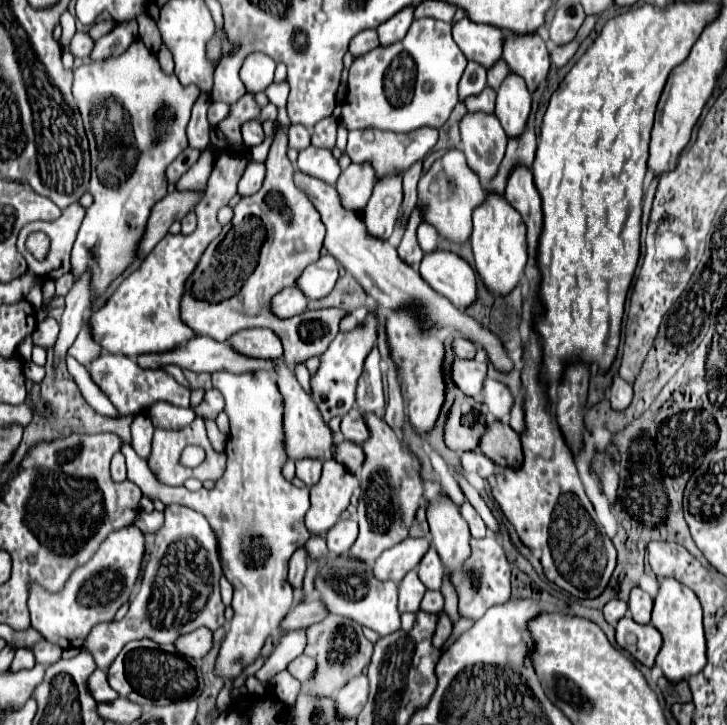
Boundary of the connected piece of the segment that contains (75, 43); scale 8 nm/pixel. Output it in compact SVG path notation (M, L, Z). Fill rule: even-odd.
M83 30L83 32L77 32L77 34L75 34L75 38L71 40L69 50L71 50L73 56L83 58L83 60L89 60L93 46L95 46L95 40L89 38L89 32L87 32L87 30Z

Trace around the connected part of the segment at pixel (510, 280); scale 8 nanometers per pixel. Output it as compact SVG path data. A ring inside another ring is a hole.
M487 192L485 202L473 210L473 232L471 232L471 246L475 256L475 270L483 278L485 286L493 294L509 294L517 282L519 274L525 268L529 258L527 252L527 226L521 220L521 214L505 202L505 196L499 192Z

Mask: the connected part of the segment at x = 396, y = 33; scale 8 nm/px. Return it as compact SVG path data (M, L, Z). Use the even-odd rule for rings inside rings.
M407 6L405 10L399 10L393 18L389 18L387 22L383 22L377 28L381 44L393 44L393 42L401 40L407 34L411 22L413 22L413 6Z

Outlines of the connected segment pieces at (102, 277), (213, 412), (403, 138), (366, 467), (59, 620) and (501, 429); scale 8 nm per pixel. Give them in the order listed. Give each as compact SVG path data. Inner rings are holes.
M135 40L127 52L119 58L109 58L105 62L89 62L75 70L73 96L83 116L85 132L91 146L91 186L95 202L87 208L87 216L77 234L71 272L77 278L93 266L93 298L99 298L115 278L119 278L135 260L139 252L139 242L145 234L145 226L151 208L167 194L167 166L189 146L187 142L187 122L191 116L191 106L199 96L197 86L181 86L175 76L161 70L157 56L153 56L141 40Z
M215 388L207 390L203 402L193 408L193 412L195 412L199 418L205 418L205 420L215 420L221 410L223 410L223 396L221 396L221 392L215 390Z
M365 128L365 130L353 130L349 132L349 142L347 142L347 154L351 156L353 162L371 162L373 168L377 170L377 176L381 178L383 174L389 174L389 170L407 170L413 162L423 160L427 152L435 146L439 138L437 128L419 128L409 134L397 134L389 130L375 130L375 128Z
M365 414L367 426L371 430L369 440L361 446L367 454L365 464L361 466L359 480L361 480L361 498L357 506L357 520L359 520L359 538L349 550L349 558L359 558L365 564L373 564L375 558L401 542L407 532L411 522L415 520L415 512L419 506L419 500L423 496L423 484L419 470L413 464L413 456L407 454L401 448L401 442L397 434L377 416Z
M131 524L121 530L113 530L95 556L73 572L61 592L49 594L39 586L29 590L31 626L39 630L45 640L61 648L81 648L89 636L89 630L101 622L111 622L115 612L131 598L141 576L143 556L145 534L137 526Z
M493 422L481 438L481 450L503 468L521 468L523 464L521 436L507 424Z

